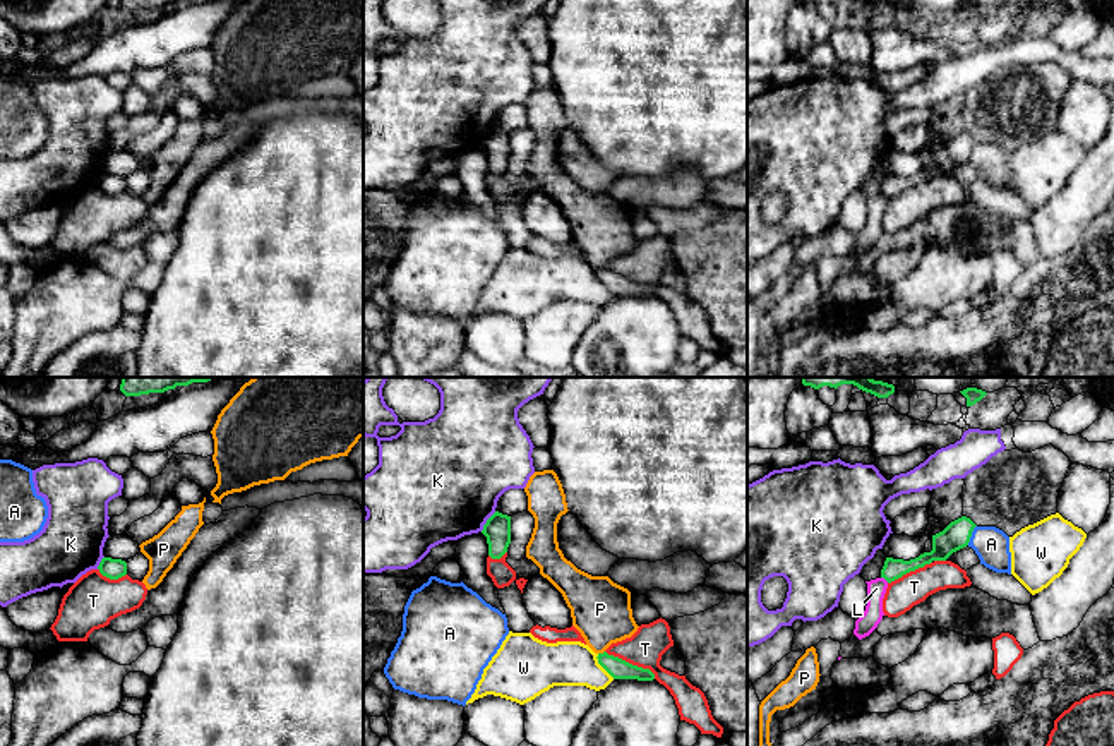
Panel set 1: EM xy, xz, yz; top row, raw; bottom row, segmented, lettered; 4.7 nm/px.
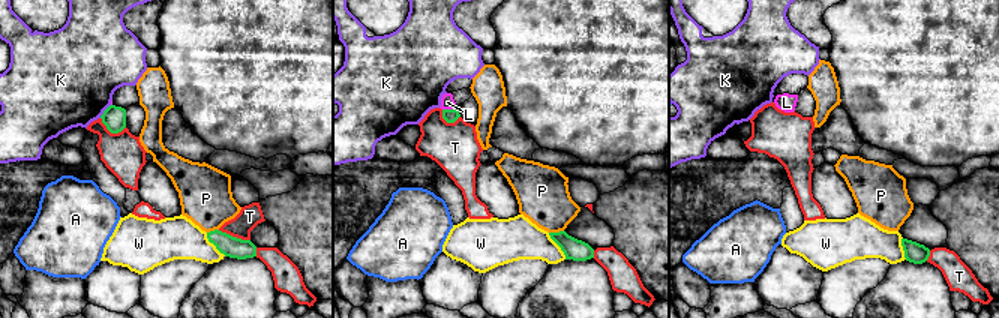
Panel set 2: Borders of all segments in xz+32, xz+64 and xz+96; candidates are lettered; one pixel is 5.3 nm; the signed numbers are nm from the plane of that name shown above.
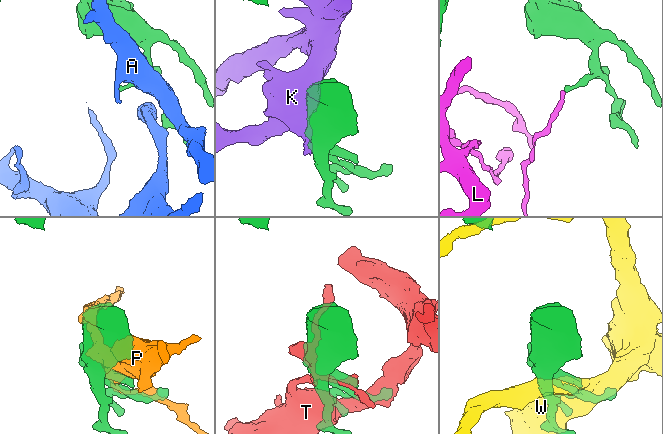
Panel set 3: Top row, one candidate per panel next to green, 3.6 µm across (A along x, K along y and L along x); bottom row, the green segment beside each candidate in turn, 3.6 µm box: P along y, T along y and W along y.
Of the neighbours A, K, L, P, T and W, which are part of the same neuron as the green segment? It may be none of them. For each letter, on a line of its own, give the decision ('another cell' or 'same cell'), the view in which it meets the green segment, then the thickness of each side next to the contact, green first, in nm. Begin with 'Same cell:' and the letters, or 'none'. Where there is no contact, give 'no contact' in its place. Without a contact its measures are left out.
Same cell: none
A: another cell; contact in yz; calibres 130 and 160 nm
K: another cell; contact in xz; calibres 130 and 480 nm
L: another cell; contact in yz; calibres 100 and 90 nm
P: another cell; contact in xz; calibres 100 and 280 nm
T: another cell; contact in xz; calibres 100 and 170 nm
W: another cell; contact in xz; calibres 100 and 200 nm

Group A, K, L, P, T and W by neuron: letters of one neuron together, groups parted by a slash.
A / K / L / P / T / W

